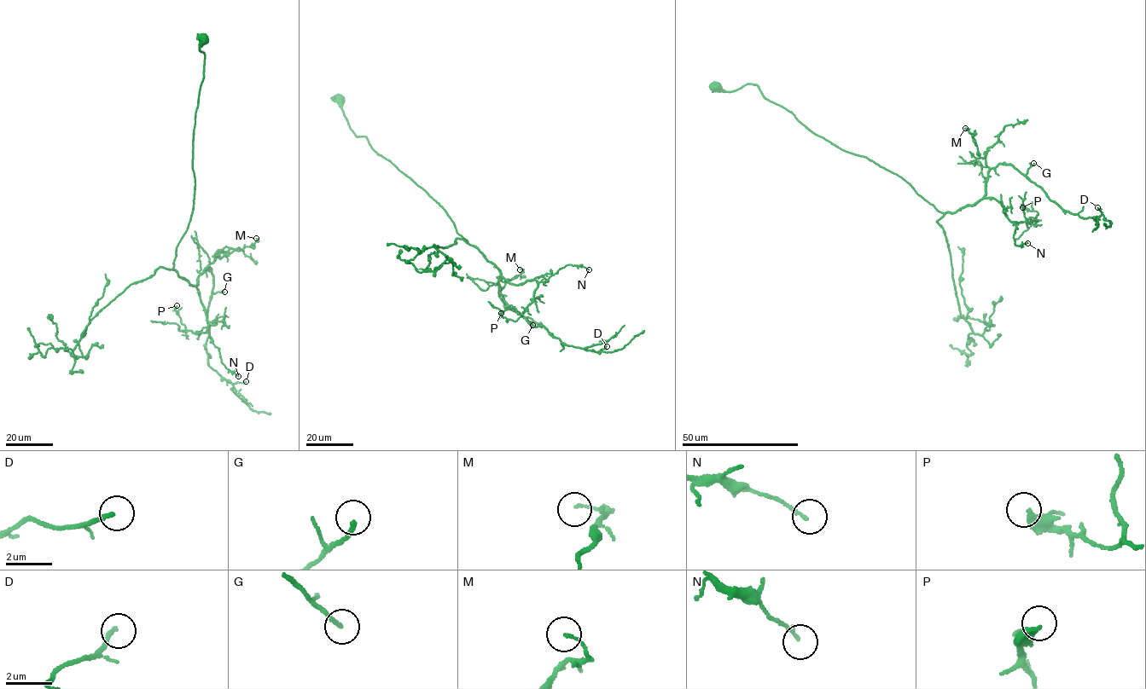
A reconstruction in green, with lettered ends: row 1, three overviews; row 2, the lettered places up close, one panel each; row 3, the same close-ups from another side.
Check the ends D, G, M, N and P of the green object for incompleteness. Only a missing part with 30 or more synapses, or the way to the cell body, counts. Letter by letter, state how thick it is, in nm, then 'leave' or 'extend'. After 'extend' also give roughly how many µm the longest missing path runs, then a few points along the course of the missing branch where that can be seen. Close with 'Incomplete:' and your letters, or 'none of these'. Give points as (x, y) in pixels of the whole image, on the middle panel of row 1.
D: calibre 180 nm; leave
G: calibre 170 nm; leave
M: calibre 100 nm; leave
N: calibre 140 nm; leave
P: calibre 380 nm; leave
Incomplete: none of these

